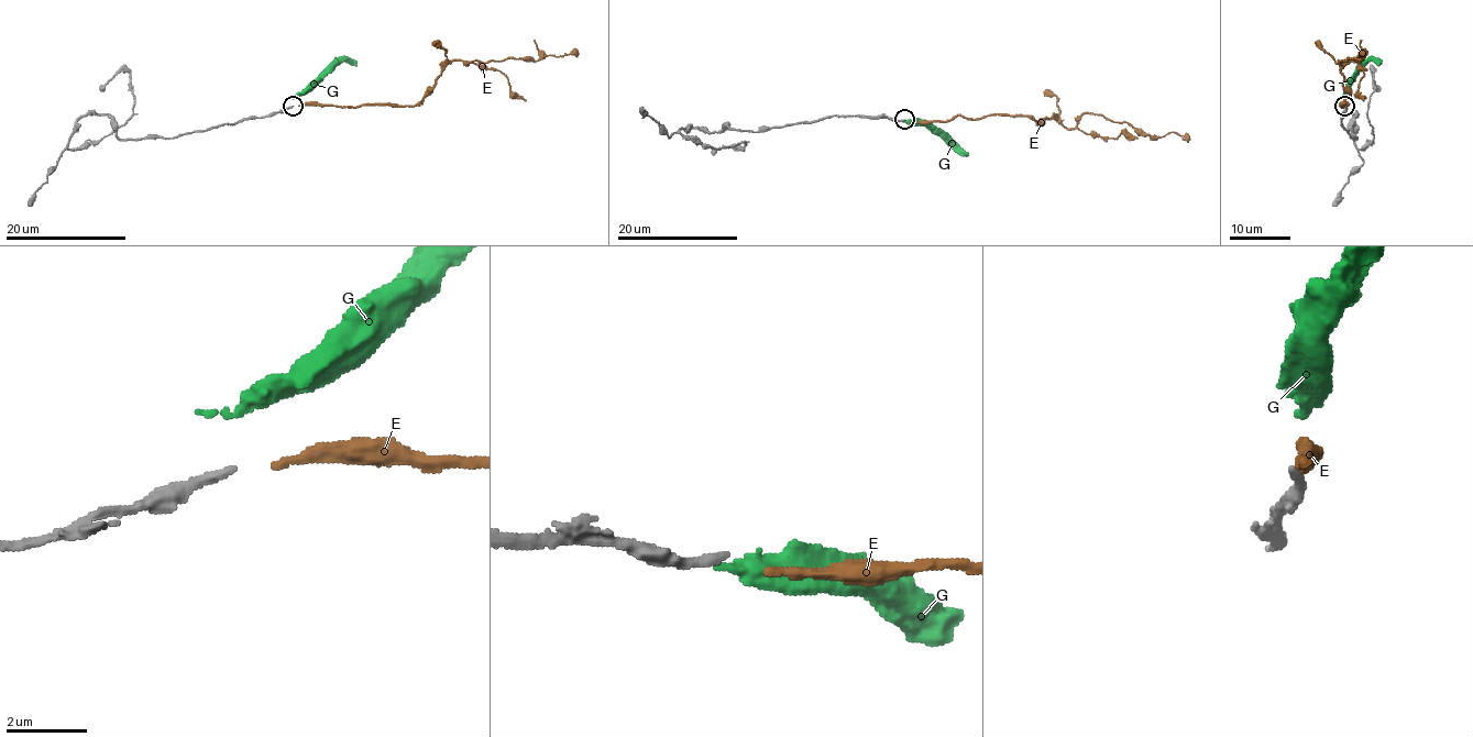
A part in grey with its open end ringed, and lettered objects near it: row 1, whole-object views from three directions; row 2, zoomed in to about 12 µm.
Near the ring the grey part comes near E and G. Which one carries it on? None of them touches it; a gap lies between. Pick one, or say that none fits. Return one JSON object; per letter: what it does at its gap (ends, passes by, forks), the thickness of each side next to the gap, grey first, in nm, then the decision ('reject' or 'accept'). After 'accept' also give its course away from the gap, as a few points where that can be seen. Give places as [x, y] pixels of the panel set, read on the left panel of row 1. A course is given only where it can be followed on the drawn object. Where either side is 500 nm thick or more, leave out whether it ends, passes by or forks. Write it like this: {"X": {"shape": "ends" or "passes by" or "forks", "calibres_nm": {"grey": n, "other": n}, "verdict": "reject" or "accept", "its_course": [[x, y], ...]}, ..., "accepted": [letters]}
{"E": {"shape": "ends", "calibres_nm": {"grey": 240, "other": 200}, "verdict": "reject"}, "G": {"shape": "ends", "calibres_nm": {"grey": 240, "other": 400}, "verdict": "reject"}, "accepted": []}

